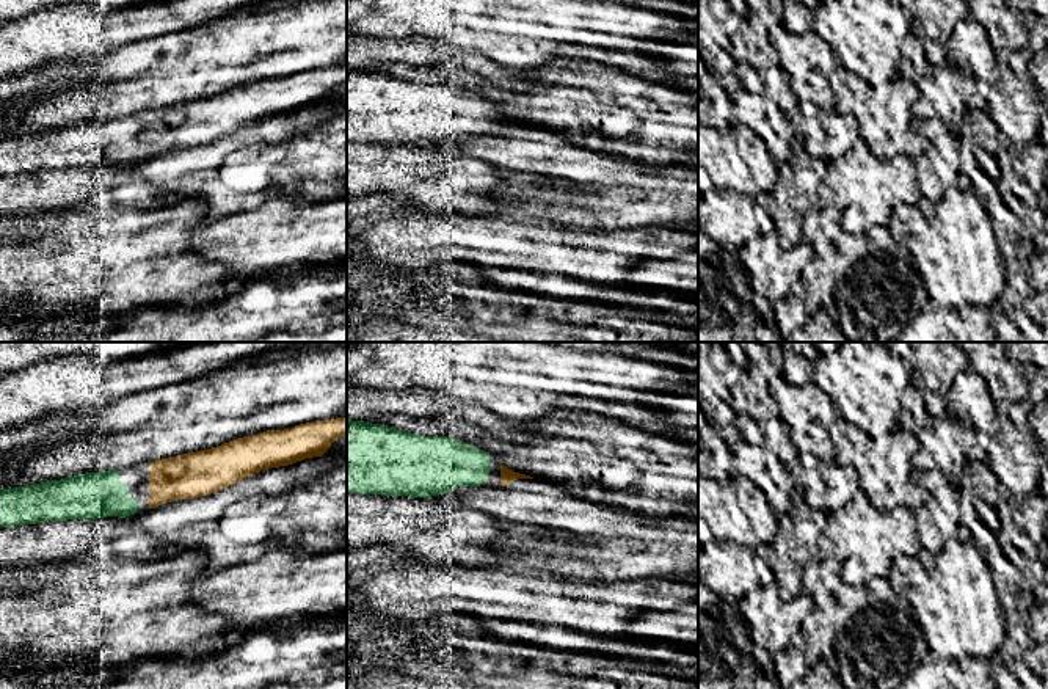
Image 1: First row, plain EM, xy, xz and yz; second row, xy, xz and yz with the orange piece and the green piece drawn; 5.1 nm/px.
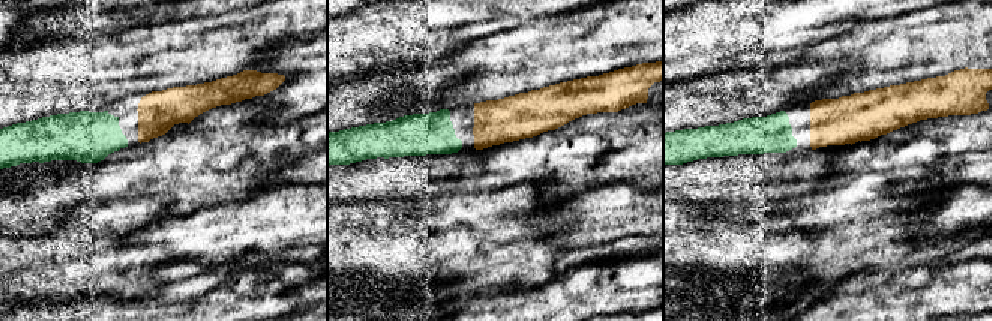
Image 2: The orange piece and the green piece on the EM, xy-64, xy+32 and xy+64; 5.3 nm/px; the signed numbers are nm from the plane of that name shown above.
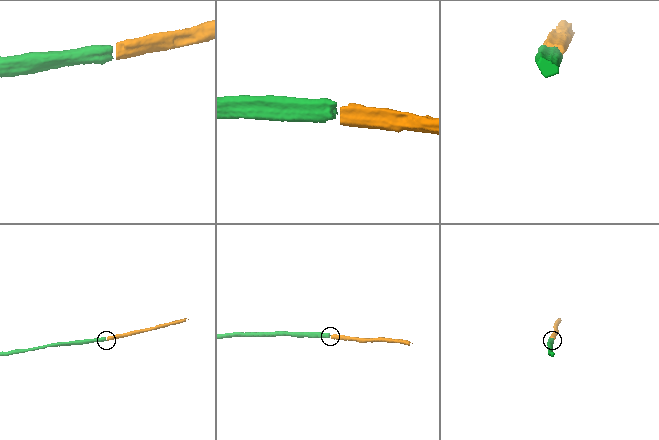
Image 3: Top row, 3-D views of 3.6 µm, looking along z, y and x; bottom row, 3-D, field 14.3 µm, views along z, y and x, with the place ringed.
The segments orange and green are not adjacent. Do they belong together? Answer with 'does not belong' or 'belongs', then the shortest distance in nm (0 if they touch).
belongs; 50 nm apart

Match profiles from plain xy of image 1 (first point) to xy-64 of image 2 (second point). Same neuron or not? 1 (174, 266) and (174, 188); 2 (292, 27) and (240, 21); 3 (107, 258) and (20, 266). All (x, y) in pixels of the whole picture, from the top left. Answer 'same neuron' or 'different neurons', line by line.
1: different neurons
2: same neuron
3: same neuron

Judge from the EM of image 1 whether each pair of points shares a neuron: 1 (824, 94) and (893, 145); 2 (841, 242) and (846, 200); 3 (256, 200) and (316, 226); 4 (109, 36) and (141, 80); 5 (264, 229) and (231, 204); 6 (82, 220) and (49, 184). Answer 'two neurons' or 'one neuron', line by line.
1: two neurons
2: two neurons
3: two neurons
4: two neurons
5: two neurons
6: two neurons

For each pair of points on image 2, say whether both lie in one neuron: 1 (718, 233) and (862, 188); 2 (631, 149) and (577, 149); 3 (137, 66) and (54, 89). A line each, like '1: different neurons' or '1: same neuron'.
1: same neuron
2: same neuron
3: same neuron

